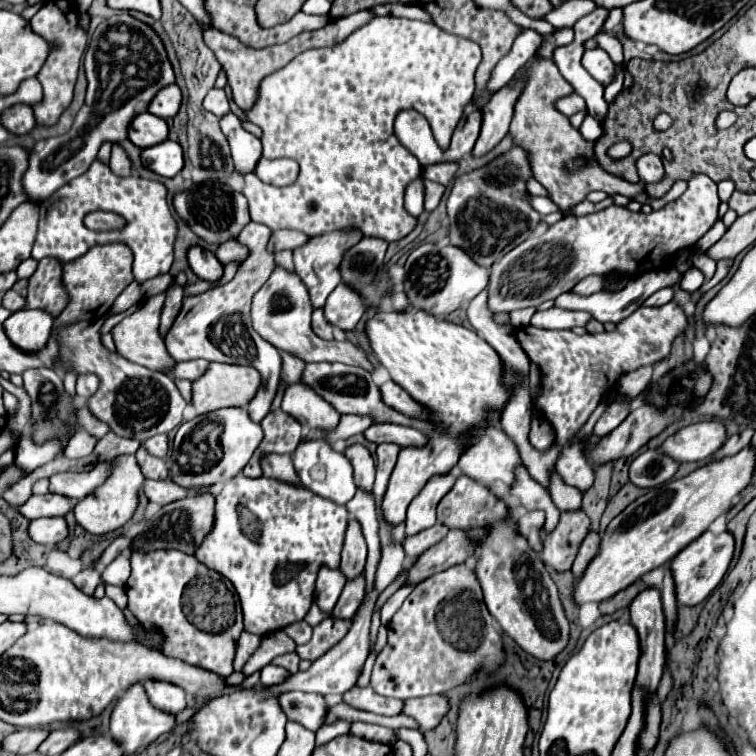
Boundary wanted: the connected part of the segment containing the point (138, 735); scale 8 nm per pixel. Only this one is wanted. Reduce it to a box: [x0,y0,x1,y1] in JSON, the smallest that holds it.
[110,684,188,754]

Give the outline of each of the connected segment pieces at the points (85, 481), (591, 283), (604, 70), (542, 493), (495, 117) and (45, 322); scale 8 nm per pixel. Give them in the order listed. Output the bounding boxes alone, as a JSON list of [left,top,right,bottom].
[[50,462,112,500],[574,274,602,296],[582,48,614,86],[508,464,560,530],[472,84,520,158],[6,308,54,352]]

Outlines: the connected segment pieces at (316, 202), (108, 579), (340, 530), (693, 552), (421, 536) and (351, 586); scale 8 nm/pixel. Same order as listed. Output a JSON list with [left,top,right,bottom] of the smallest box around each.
[[242,16,480,242],[102,554,130,586],[194,474,348,636],[670,530,734,606],[402,524,448,560],[332,576,364,620]]

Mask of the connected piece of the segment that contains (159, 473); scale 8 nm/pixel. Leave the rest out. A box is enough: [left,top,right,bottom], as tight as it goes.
[136,444,166,480]

